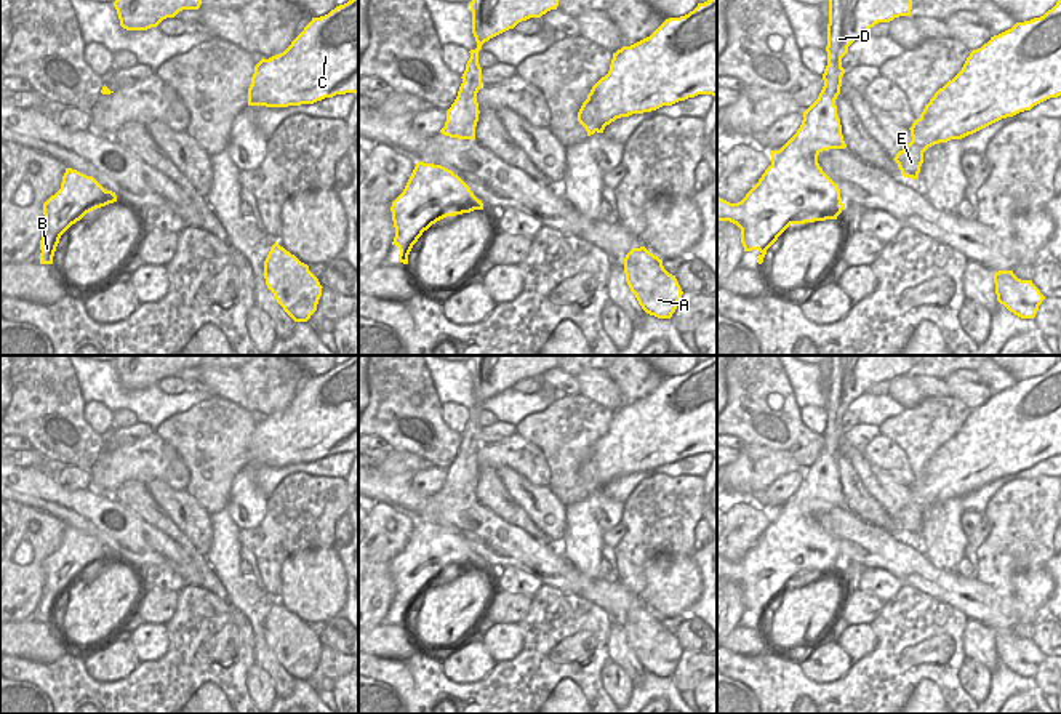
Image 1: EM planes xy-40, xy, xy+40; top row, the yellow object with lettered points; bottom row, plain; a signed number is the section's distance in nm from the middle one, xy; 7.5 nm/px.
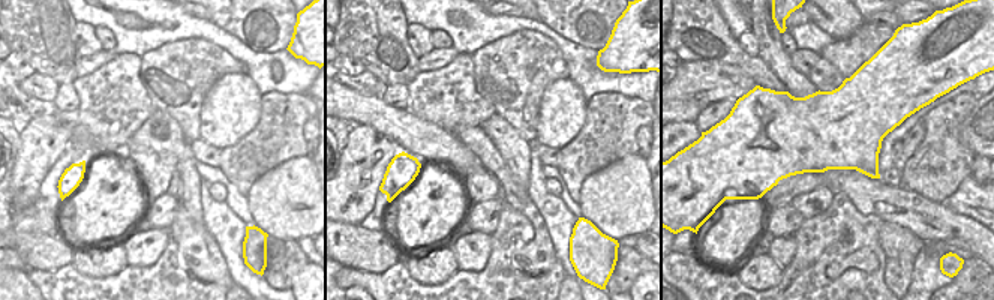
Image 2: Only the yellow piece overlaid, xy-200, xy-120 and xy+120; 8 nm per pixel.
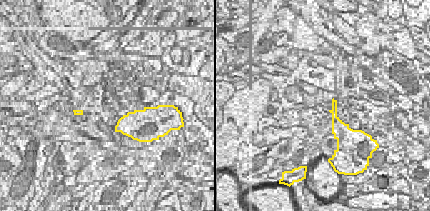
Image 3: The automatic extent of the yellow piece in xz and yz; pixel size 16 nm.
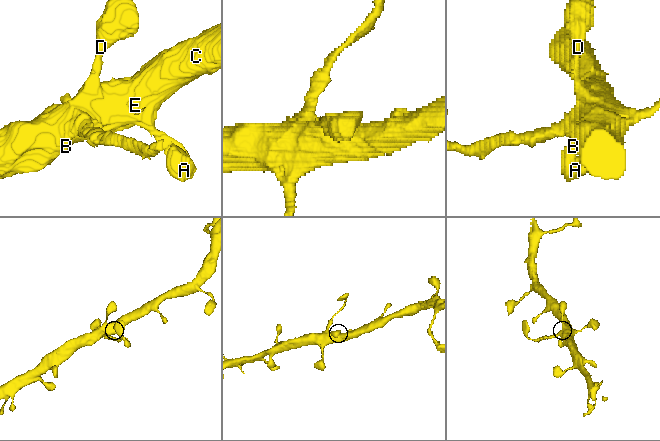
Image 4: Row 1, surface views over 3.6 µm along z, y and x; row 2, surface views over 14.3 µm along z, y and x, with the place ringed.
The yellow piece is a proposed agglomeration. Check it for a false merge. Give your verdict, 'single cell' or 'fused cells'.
single cell

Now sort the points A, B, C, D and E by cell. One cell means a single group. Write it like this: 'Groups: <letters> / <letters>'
Groups: A B C D E

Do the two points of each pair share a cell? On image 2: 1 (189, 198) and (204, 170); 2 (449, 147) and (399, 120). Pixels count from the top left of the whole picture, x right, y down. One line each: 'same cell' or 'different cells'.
1: different cells
2: same cell

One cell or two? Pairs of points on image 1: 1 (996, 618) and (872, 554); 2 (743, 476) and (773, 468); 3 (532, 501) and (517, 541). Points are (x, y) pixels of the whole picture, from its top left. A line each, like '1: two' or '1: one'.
1: one
2: one
3: two

